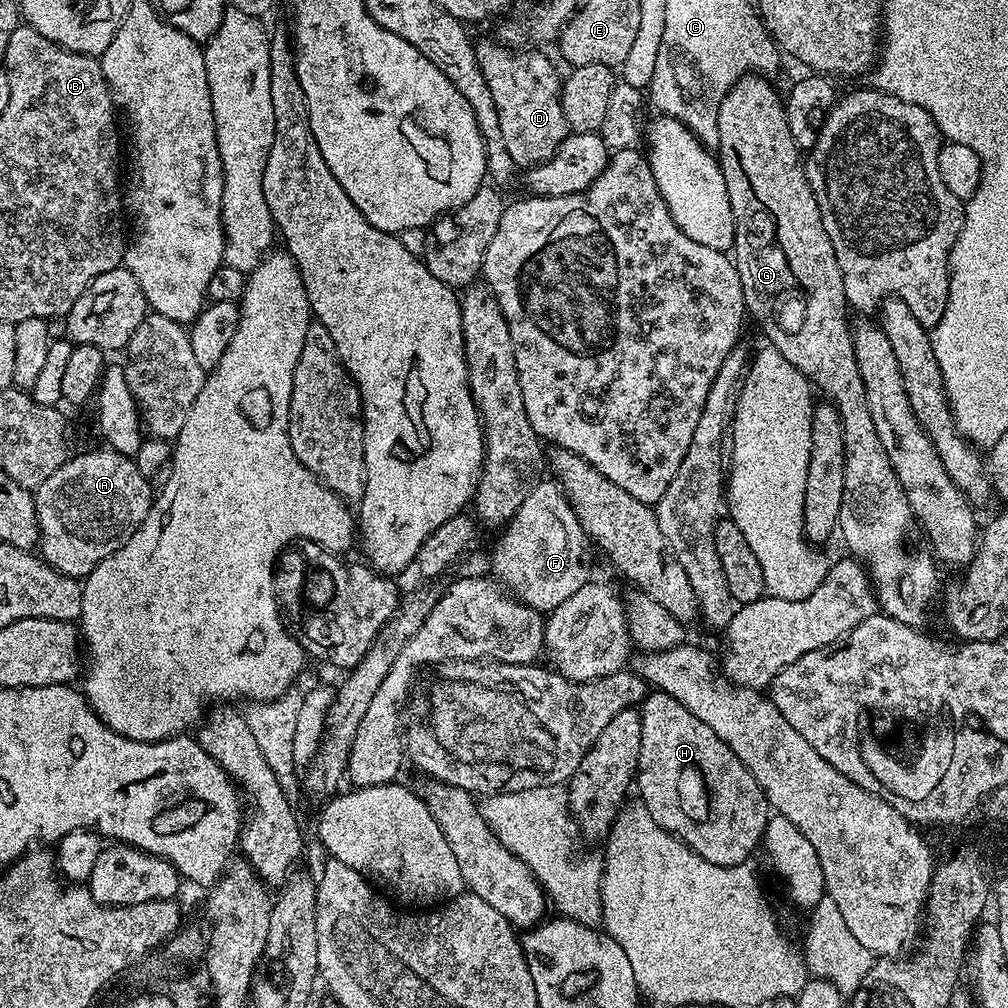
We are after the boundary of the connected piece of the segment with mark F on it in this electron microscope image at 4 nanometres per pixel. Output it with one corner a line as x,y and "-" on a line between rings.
552,478
541,479
526,494
526,502
512,519
516,521
516,532
512,532
504,556
516,564
508,576
516,581
515,591
525,603
541,614
547,613
559,608
570,594
582,590
593,579
592,556
588,553
590,537
580,525
563,484

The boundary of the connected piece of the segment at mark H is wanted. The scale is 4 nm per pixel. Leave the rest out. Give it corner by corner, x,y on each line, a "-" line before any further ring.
657,689
645,691
640,706
642,722
642,744
639,747
636,778
648,776
648,782
662,782
674,790
674,818
672,826
662,826
672,836
678,837
692,852
712,865
734,868
749,861
748,857
759,847
764,837
765,827
771,815
771,808
765,792
754,781
751,769
734,754
721,736
714,733
708,724
702,722
682,701

